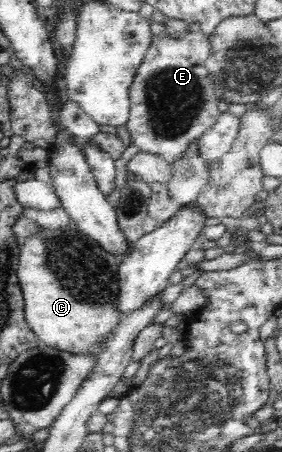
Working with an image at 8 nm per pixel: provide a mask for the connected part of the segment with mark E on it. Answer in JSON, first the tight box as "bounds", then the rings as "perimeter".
{"bounds":[126,31,221,164],"perimeter":[[[188,31],[180,37],[166,35],[151,38],[144,60],[136,69],[129,88],[130,108],[126,128],[138,150],[158,155],[162,160],[174,164],[184,156],[190,144],[196,142],[204,132],[208,132],[216,124],[221,113],[218,110],[220,102],[213,84],[209,81],[206,68],[206,60],[210,53],[210,38],[201,31]]]}

